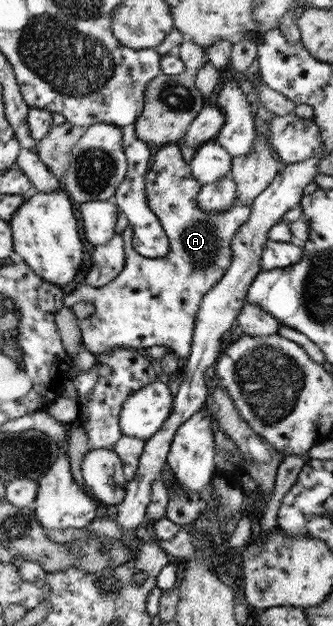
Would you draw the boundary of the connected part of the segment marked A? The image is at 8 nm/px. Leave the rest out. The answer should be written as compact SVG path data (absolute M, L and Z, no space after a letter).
M175 144L164 145L153 157L153 165L147 171L147 204L155 212L162 225L168 242L169 253L163 257L148 258L135 251L132 244L133 228L129 225L122 233L126 261L123 271L113 281L103 287L94 288L85 283L77 285L71 292L65 292L63 303L73 307L85 303L91 306L91 315L79 318L82 342L93 355L109 352L115 348L131 348L144 351L153 345L164 345L180 357L189 357L193 339L195 315L200 311L199 305L203 296L225 275L231 265L233 250L231 241L238 231L241 213L247 213L249 206L237 204L219 212L207 212L197 204L202 185L188 172L189 167Z

